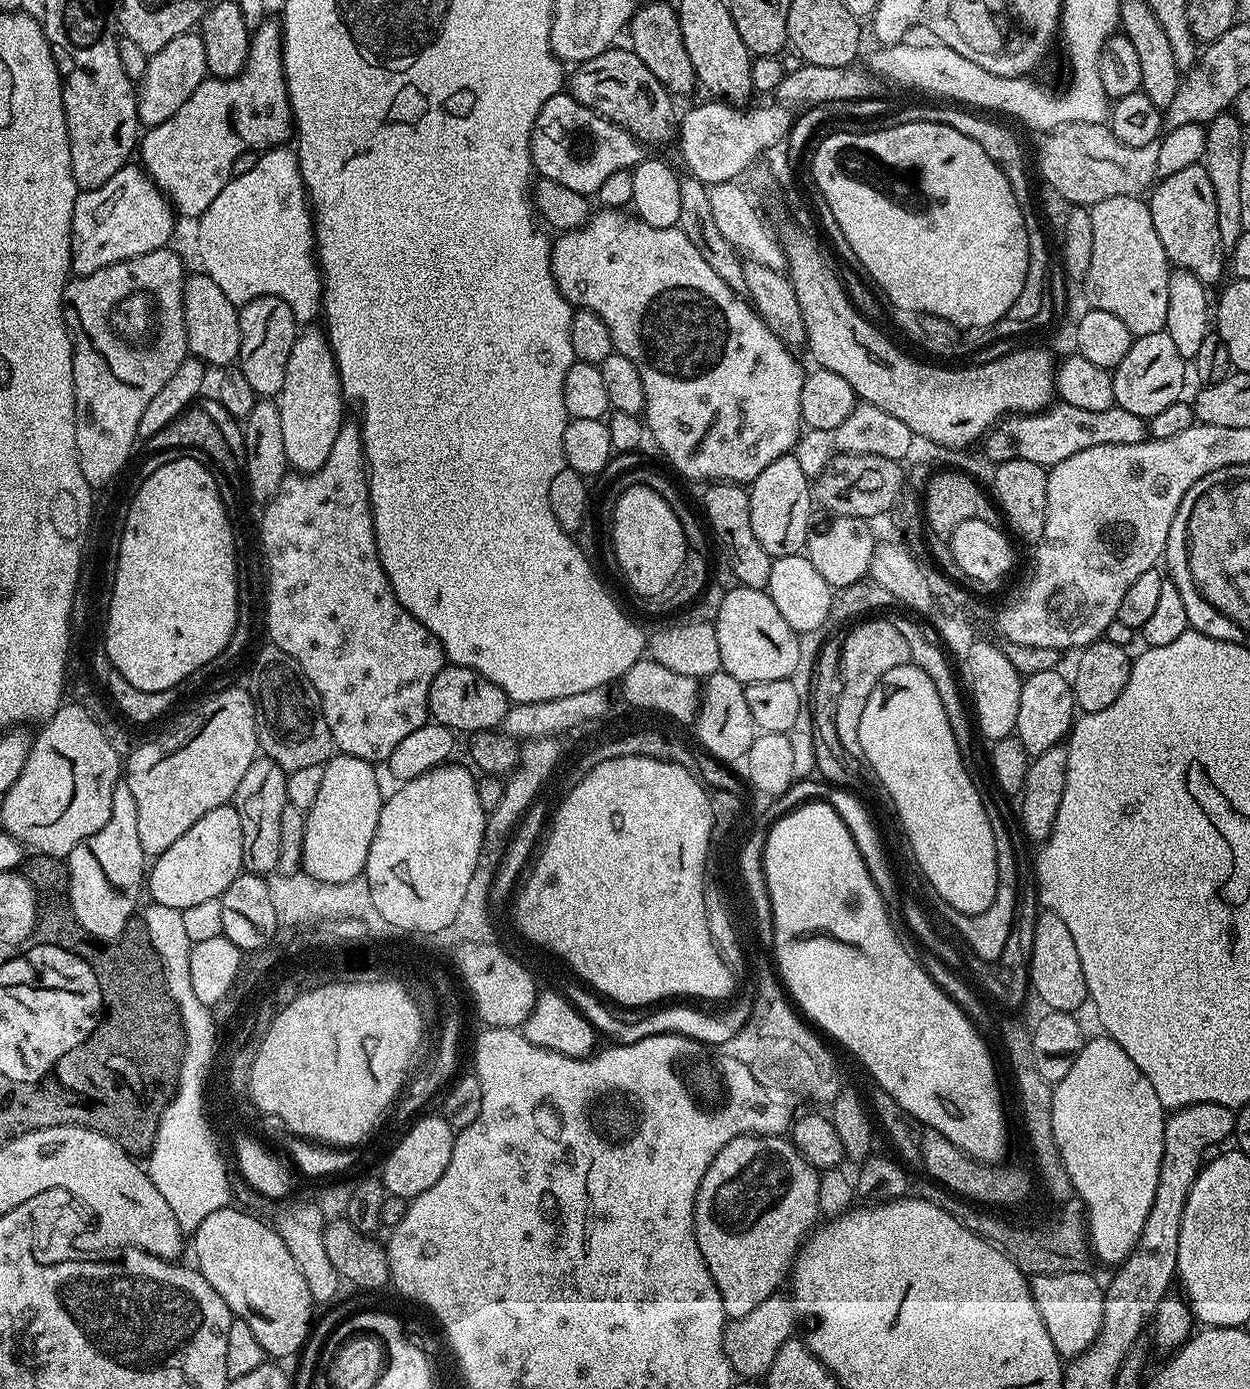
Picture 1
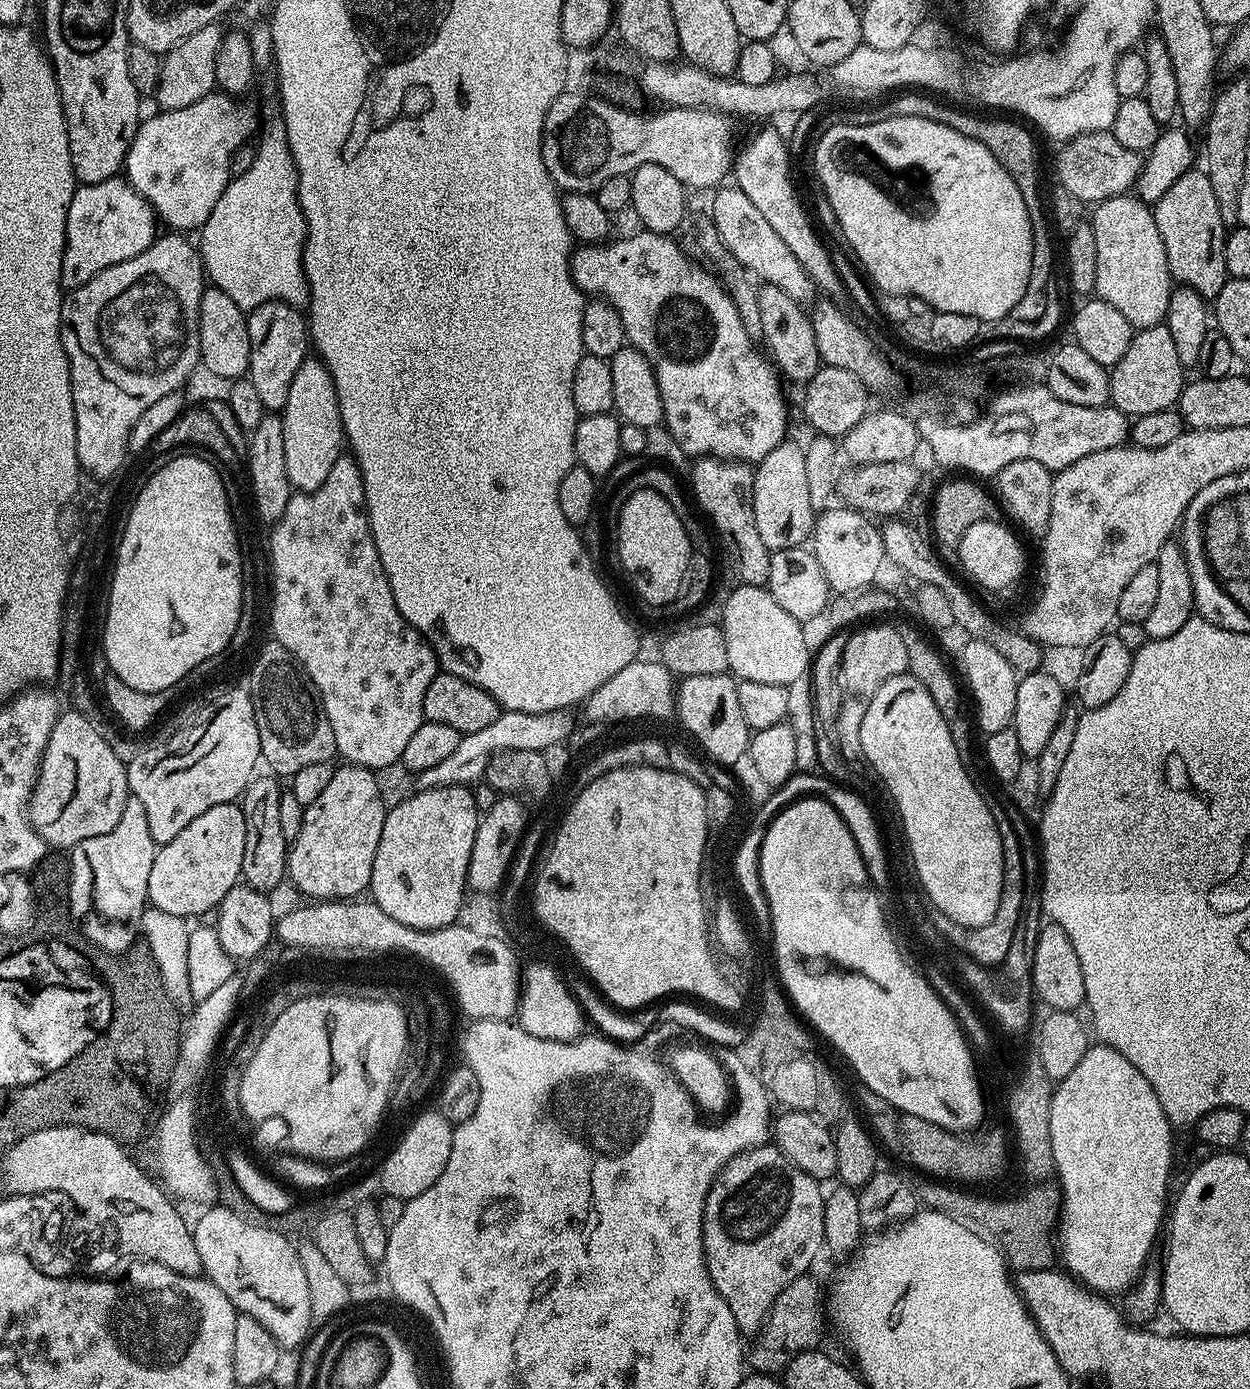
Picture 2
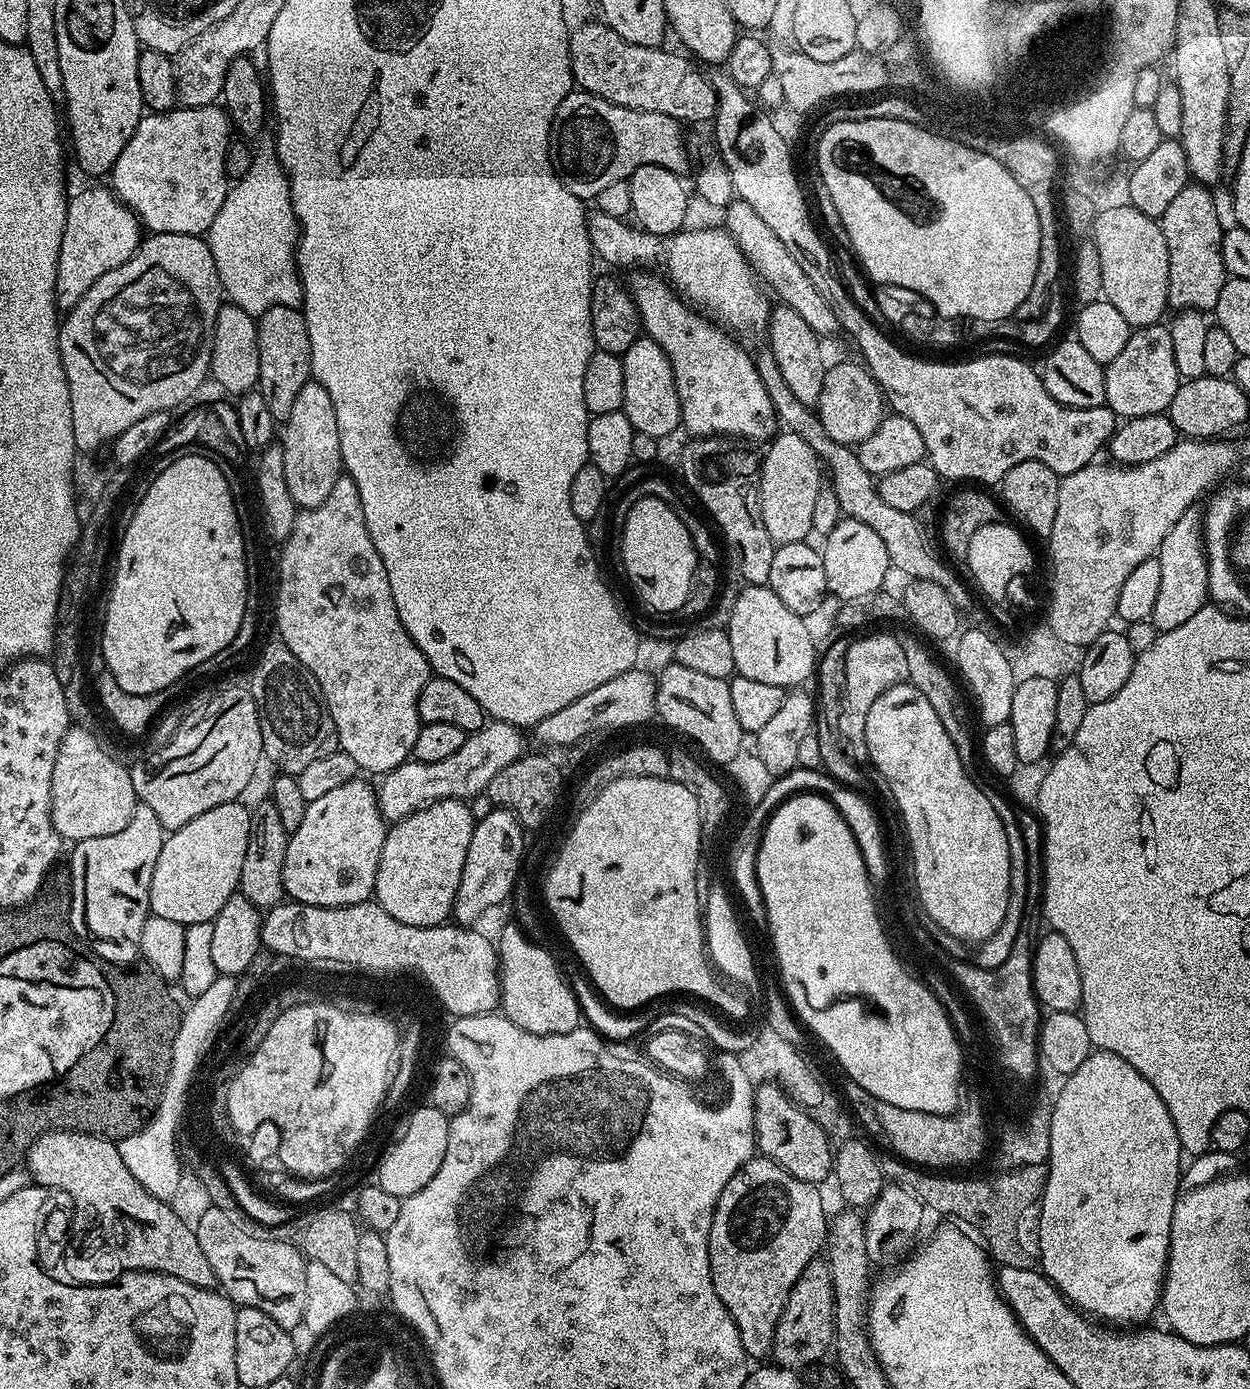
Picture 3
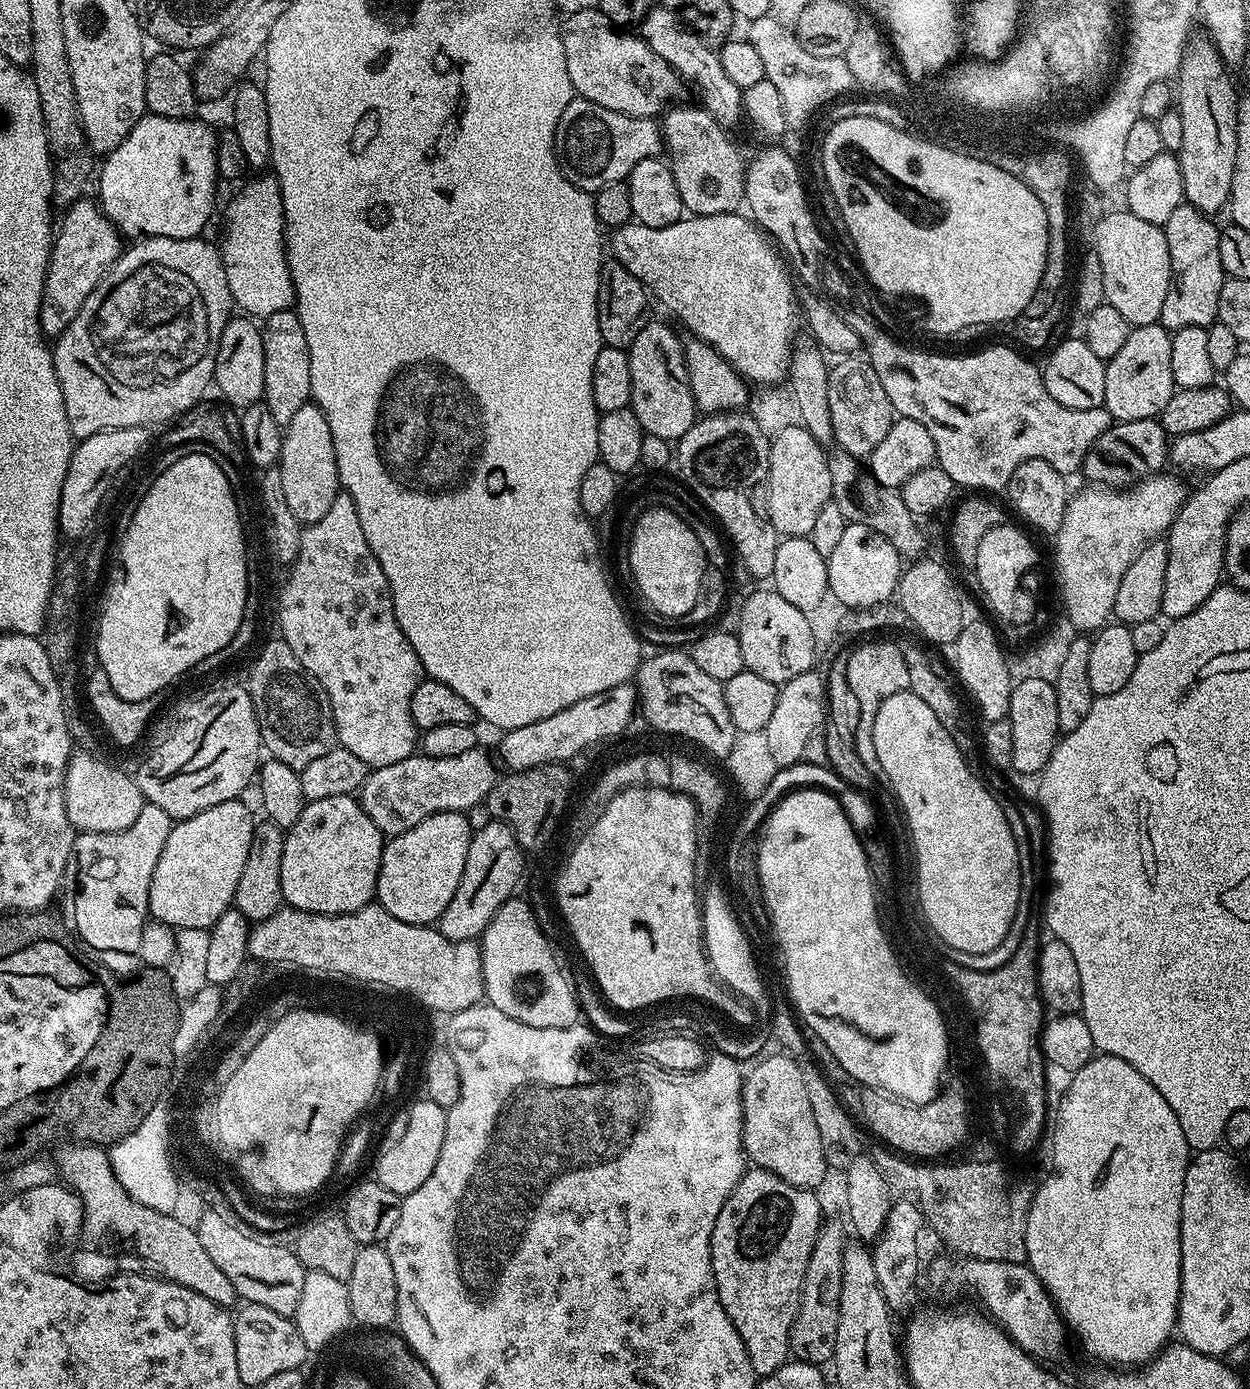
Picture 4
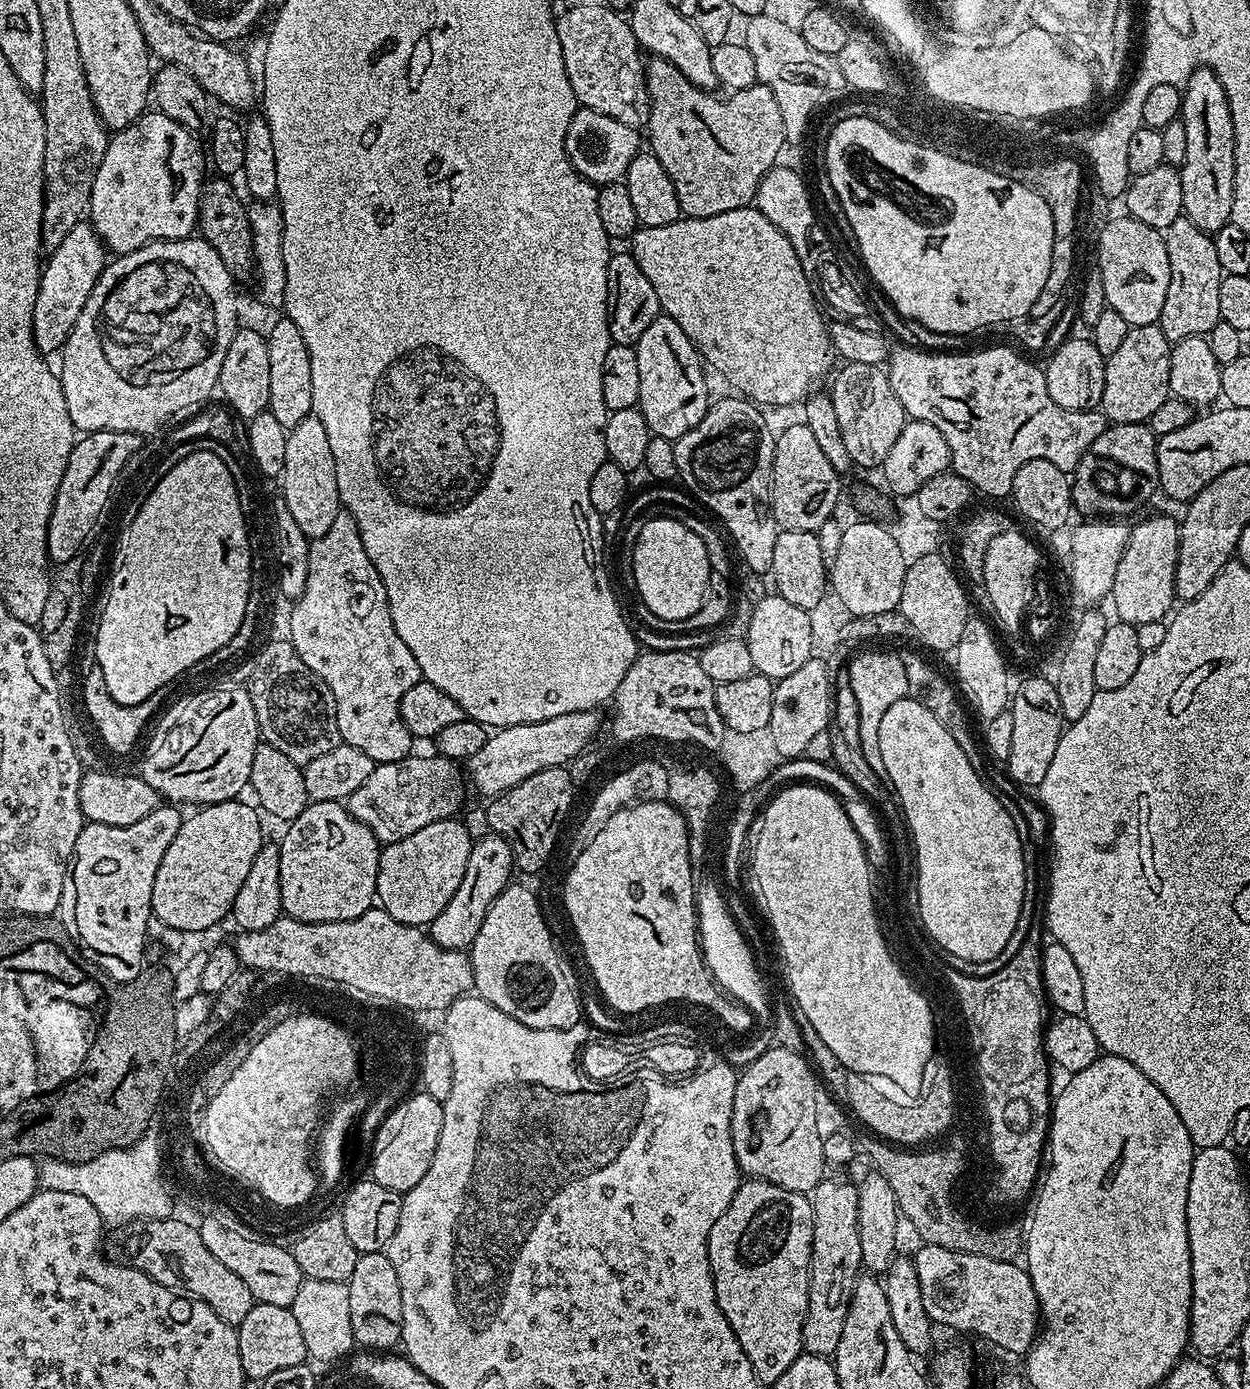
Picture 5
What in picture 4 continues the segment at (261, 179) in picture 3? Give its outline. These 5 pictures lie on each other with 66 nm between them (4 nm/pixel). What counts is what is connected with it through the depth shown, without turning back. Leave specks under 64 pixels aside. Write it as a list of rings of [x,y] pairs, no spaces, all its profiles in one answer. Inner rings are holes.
[[[275,175],[257,176],[260,176],[257,180],[249,179],[229,202],[224,237],[218,240],[218,247],[233,305],[249,317],[267,318],[270,314],[289,311],[295,305],[296,295],[284,249],[282,190]]]

